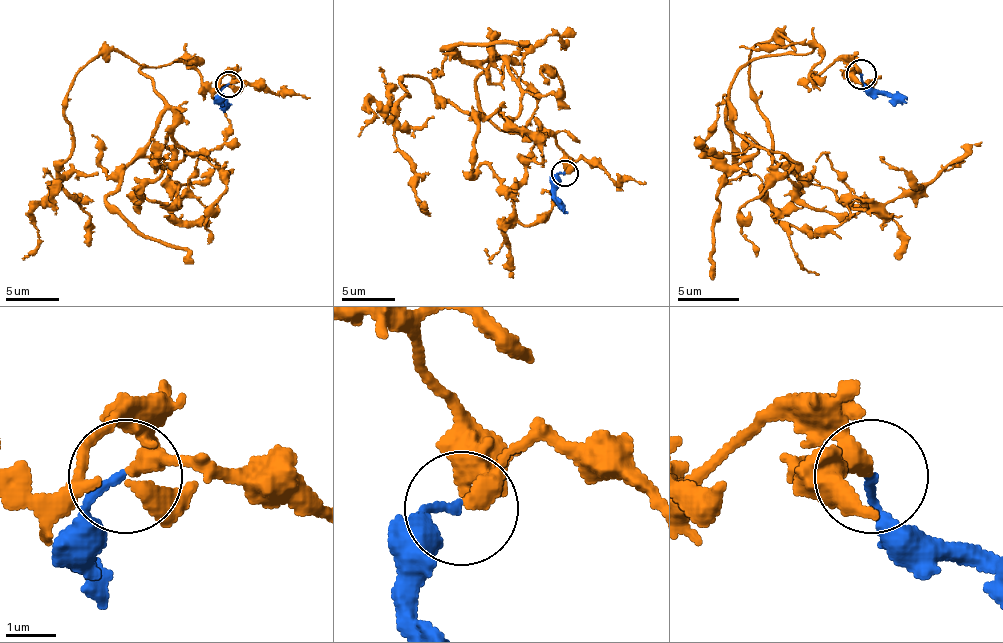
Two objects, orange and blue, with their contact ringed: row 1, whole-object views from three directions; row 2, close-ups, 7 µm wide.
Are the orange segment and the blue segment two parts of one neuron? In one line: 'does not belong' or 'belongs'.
belongs

